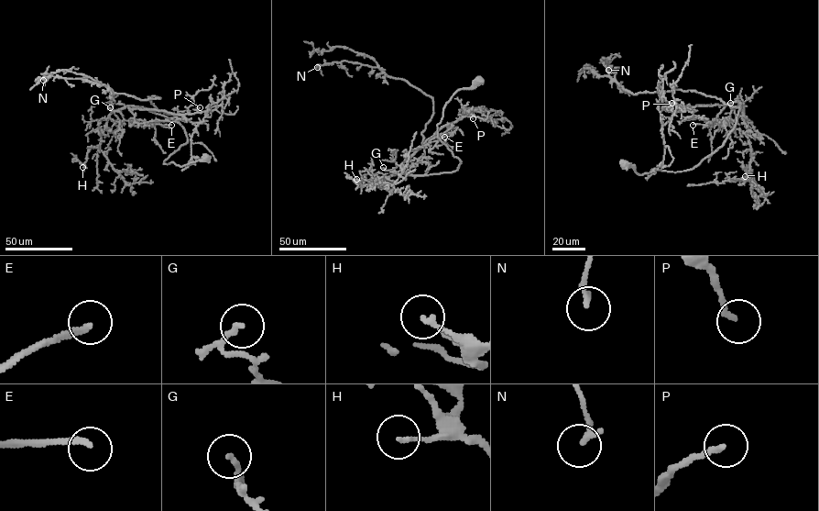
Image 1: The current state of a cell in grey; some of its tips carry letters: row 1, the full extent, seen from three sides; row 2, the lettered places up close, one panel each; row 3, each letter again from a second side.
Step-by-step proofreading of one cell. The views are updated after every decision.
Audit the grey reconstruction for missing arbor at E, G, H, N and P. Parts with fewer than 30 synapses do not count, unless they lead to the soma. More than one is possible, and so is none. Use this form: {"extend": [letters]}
{"extend": ["E"]}

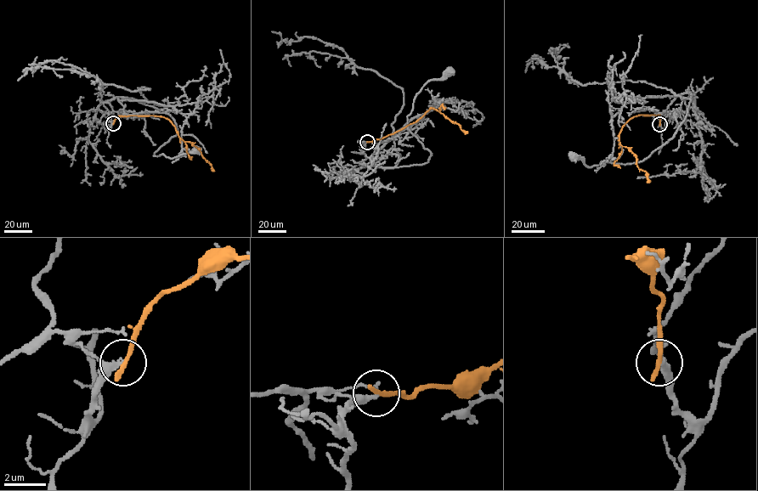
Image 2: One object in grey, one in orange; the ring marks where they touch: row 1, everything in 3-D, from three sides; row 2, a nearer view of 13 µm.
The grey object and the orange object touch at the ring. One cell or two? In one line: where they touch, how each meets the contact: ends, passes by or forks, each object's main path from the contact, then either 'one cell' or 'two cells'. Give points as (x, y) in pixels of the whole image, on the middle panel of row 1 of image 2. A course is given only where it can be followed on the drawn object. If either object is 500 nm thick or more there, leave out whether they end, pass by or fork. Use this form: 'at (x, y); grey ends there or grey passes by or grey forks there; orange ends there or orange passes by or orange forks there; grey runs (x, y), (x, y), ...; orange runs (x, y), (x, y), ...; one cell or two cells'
at (367, 142); grey passes by; orange ends there; grey runs (367, 142), (363, 166), (426, 163), (431, 153), (408, 128), (407, 116), (422, 87), (450, 70); orange runs (367, 142), (393, 133), (417, 121), (432, 108), (466, 132); two cells

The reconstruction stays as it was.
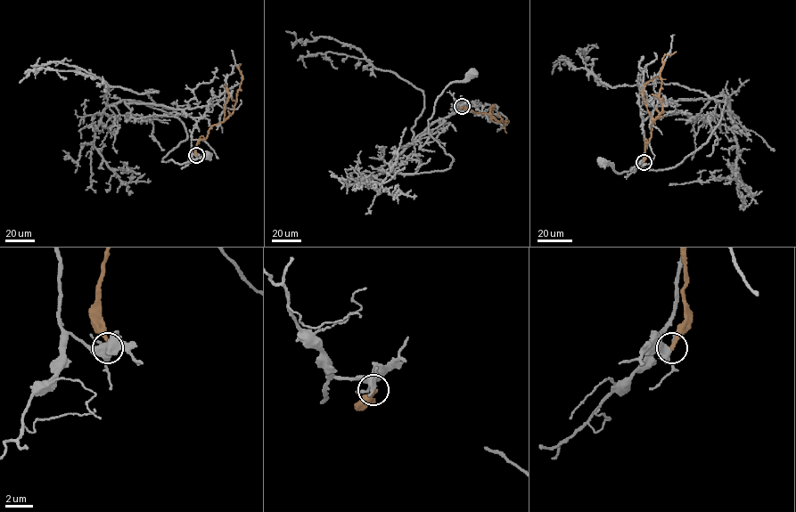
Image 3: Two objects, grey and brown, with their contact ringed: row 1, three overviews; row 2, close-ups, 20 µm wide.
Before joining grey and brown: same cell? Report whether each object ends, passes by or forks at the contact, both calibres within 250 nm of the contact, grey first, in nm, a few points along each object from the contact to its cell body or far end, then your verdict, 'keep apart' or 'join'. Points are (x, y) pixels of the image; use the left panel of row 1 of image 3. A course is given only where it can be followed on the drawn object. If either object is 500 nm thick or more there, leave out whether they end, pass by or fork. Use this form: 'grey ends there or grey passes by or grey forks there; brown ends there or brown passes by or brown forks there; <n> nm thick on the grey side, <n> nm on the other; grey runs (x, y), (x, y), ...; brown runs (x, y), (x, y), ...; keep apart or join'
grey forks there; brown ends there; 440 nm thick on the grey side, 260 nm on the other; grey runs (196, 155), (193, 117), (125, 101), (184, 125), (187, 138), (162, 161), (208, 154); brown runs (196, 155), (198, 142), (206, 138), (212, 125), (223, 122), (233, 111), (242, 80), (238, 67), (241, 64); keep apart

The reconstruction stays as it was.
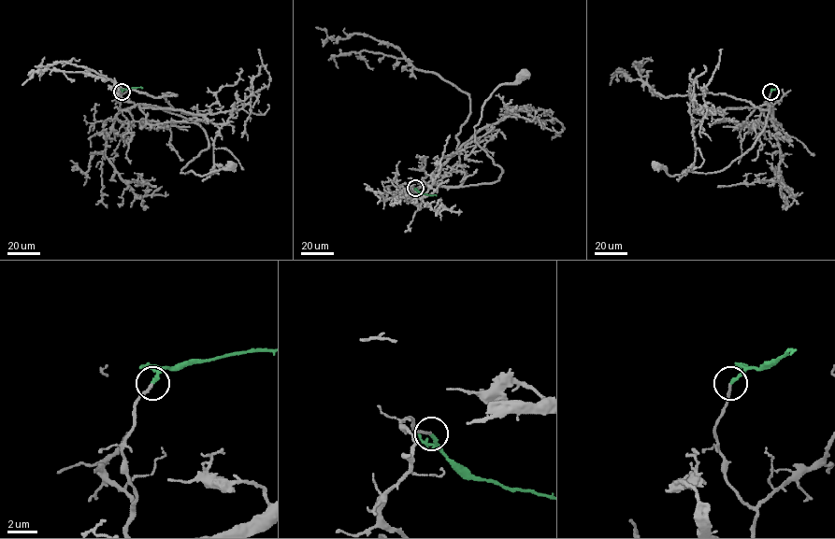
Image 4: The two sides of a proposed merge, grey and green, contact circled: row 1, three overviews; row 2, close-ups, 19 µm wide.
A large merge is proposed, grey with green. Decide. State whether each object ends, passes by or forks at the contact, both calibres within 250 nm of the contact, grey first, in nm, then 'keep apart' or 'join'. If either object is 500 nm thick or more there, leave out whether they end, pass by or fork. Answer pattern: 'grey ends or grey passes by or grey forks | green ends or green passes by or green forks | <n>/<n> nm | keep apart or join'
grey ends | green ends | 170/220 nm | join

